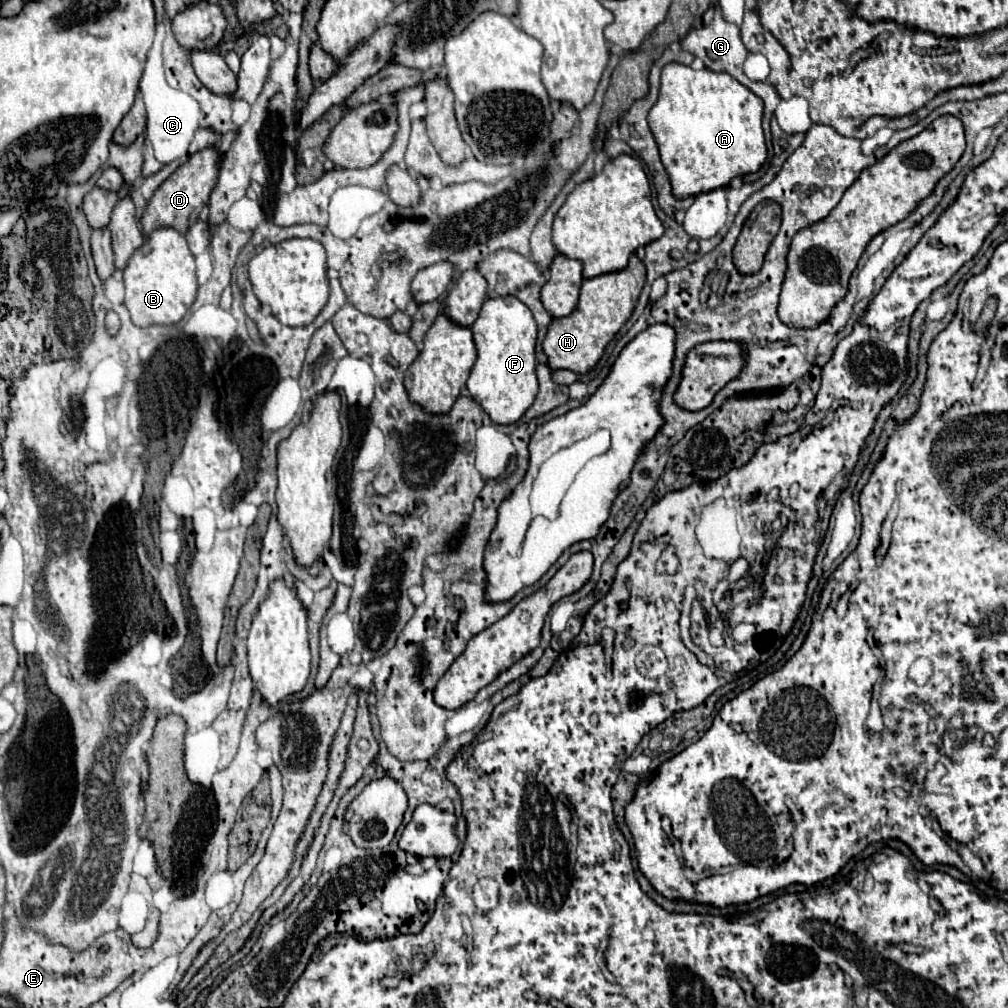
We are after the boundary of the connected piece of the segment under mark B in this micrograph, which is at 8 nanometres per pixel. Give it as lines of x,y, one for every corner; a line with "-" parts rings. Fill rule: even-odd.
169,227
153,231
145,239
143,247
133,253
129,265
123,271
125,307
131,313
131,321
137,327
179,323
197,299
199,283
195,271
195,257
181,233

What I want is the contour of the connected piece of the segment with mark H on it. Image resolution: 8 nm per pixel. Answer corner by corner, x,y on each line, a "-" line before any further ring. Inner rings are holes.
631,255
629,265
623,271
605,273
583,281
577,309
567,317
553,319
547,337
543,341
543,351
549,359
549,367
553,369
555,383
571,385
577,381
575,373
589,373
601,361
609,341
633,315
643,285
645,285
645,265
639,261
637,255
-
557,369
569,369
569,371
557,371

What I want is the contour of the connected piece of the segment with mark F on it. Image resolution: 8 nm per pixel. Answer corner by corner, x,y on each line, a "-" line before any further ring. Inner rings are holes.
517,297
487,299
471,331
477,347
477,361
467,381
469,393
485,409
493,423
517,423
529,405
533,405
539,389
535,373
537,325
533,321
533,315
525,303
517,301

